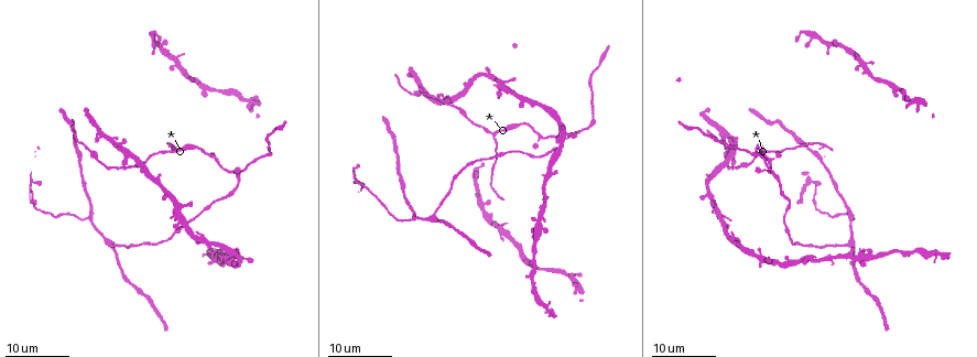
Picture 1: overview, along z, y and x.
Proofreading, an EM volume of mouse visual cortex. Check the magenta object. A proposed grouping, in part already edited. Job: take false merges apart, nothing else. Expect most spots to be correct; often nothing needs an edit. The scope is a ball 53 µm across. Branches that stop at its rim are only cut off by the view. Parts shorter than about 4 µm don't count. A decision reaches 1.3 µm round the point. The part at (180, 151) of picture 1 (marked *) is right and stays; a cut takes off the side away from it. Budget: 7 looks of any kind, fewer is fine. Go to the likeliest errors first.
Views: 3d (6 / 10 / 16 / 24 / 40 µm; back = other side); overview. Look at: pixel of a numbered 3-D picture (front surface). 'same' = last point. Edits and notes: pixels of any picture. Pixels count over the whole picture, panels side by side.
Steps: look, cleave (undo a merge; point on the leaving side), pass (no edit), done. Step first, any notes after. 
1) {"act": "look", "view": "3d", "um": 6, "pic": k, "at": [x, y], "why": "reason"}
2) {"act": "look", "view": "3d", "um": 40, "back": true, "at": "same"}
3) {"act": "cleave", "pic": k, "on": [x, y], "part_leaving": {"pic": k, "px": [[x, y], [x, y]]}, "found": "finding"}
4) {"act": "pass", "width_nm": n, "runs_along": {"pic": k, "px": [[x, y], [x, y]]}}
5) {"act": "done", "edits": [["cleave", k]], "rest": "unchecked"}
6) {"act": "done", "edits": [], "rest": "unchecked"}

{"act": "look", "view": "3d", "um": 16, "pic": 1, "at": [775, 175]}

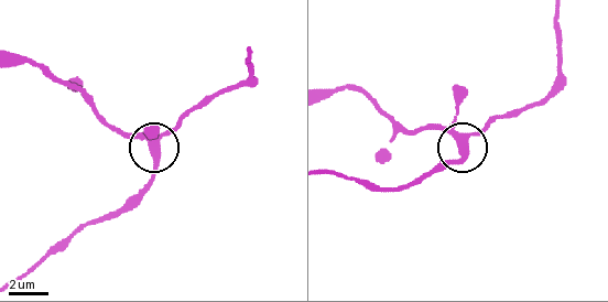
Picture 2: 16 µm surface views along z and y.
{"act": "look", "view": "3d", "um": 6, "pic": 2, "at": [461, 141]}

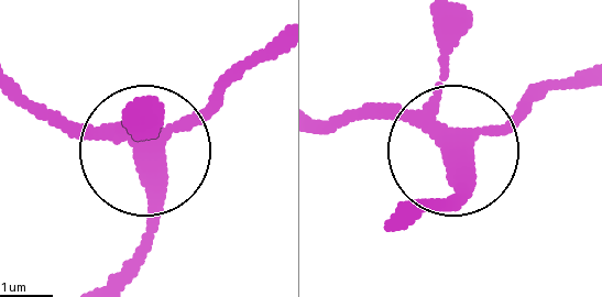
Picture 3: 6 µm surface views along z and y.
{"act": "pass", "arms": 3, "runs_along": {"pic": 3, "px": [[14, 81], [54, 112], [159, 143], [233, 73]]}, "found": "continuous, no second cell"}

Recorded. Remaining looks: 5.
{"act": "look", "view": "3d", "um": 16, "pic": 1, "at": [122, 167], "why": "branch point"}

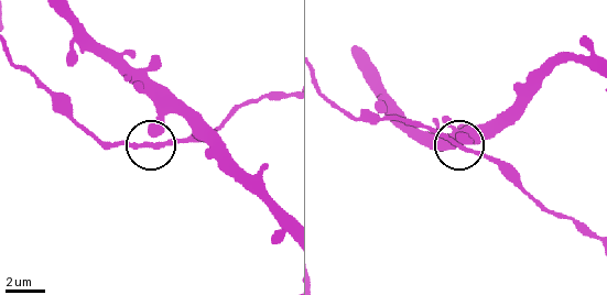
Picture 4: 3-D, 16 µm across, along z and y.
{"act": "look", "view": "3d", "um": 6, "pic": 4, "at": [457, 142]}

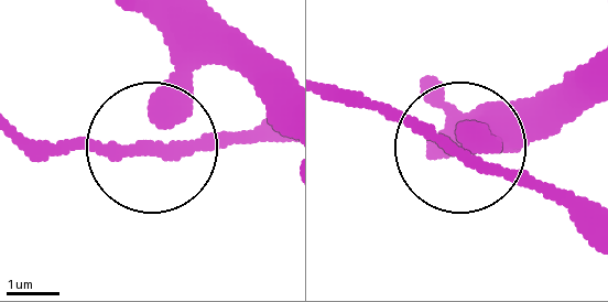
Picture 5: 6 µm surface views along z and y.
{"act": "pass", "arms": 3, "runs_along": {"pic": 5, "px": [[588, 234], [535, 190], [343, 93]]}, "found": "one cell here"}

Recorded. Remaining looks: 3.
{"act": "look", "view": "3d", "um": 24, "pic": 1, "at": [853, 217], "why": "three-way junction"}

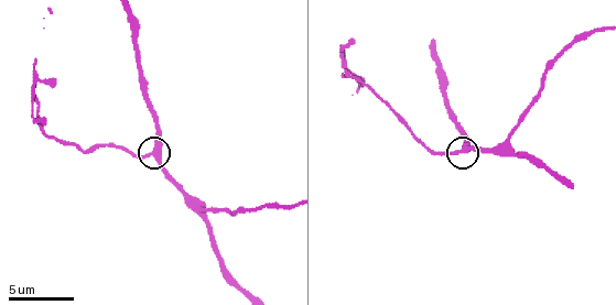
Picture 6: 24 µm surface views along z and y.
{"act": "look", "view": "3d", "um": 10, "pic": 6, "at": [463, 149]}

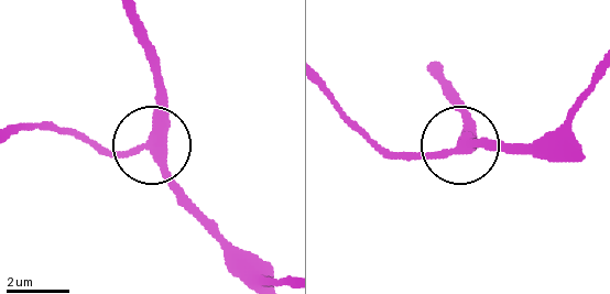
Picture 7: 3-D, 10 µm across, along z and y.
{"act": "pass", "width_nm": 330, "runs_along": {"pic": 7, "px": [[592, 91], [563, 129], [526, 146], [392, 155]]}, "found": "one cell here"}

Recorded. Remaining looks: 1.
{"act": "done", "edits": [], "rest": "unchecked"}

